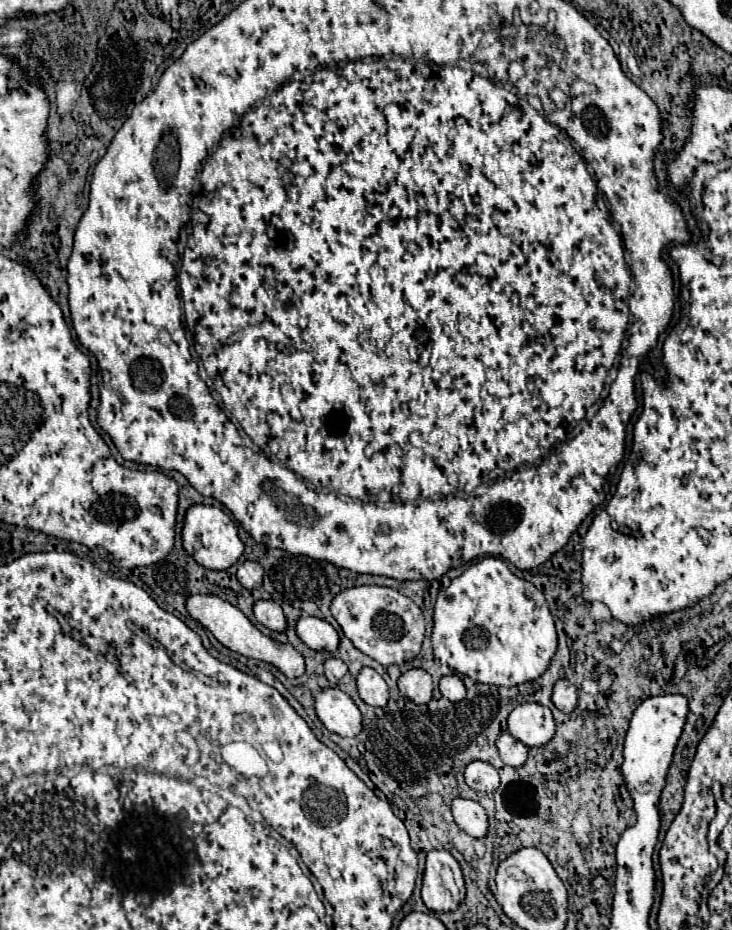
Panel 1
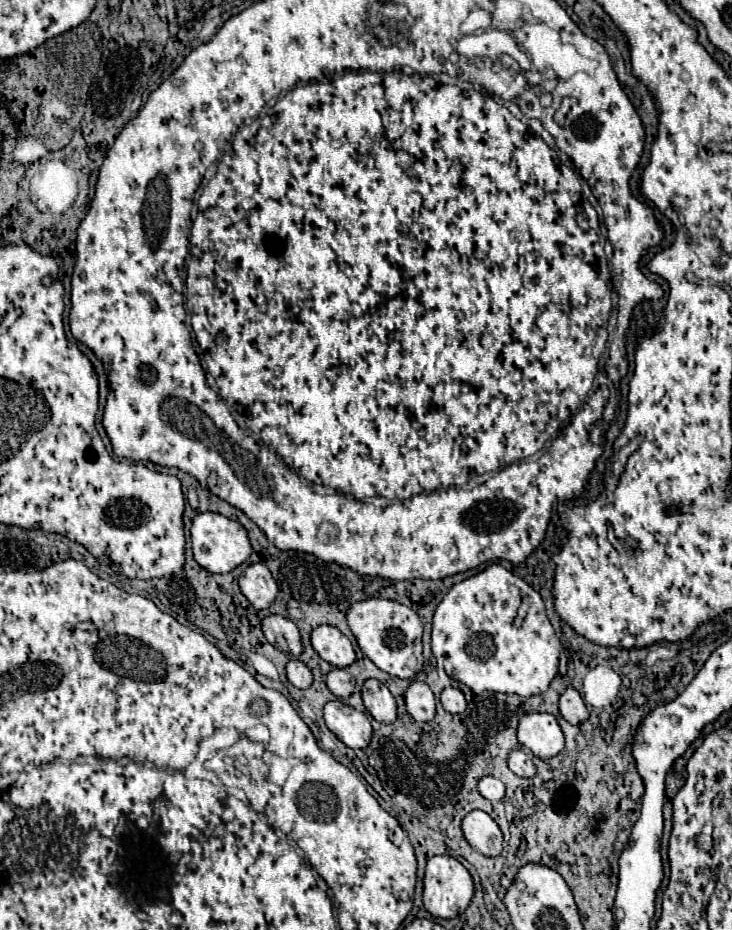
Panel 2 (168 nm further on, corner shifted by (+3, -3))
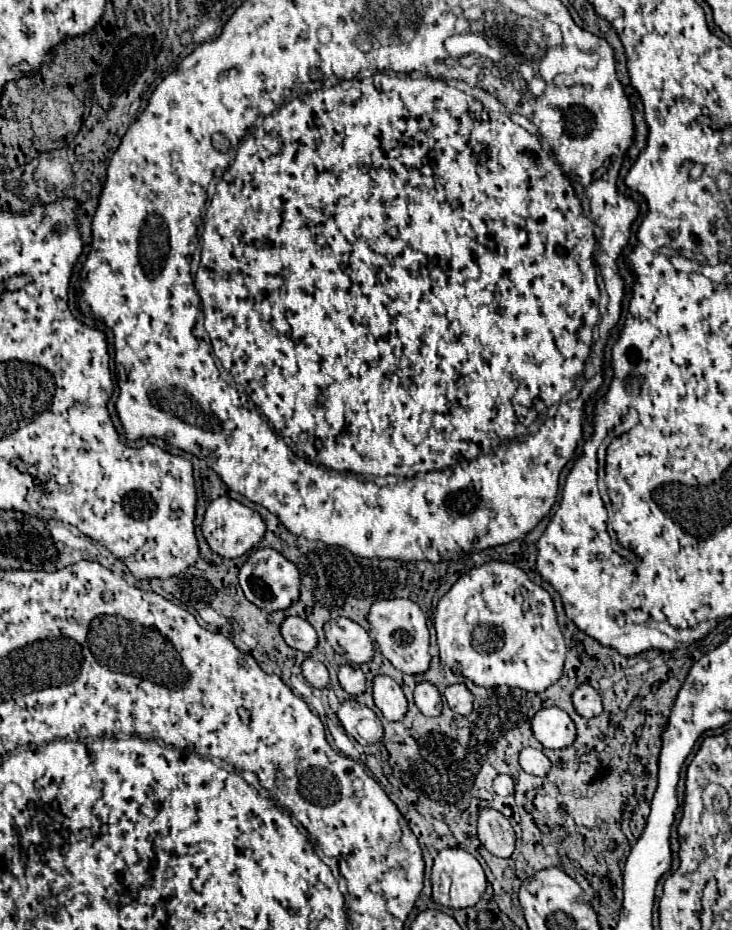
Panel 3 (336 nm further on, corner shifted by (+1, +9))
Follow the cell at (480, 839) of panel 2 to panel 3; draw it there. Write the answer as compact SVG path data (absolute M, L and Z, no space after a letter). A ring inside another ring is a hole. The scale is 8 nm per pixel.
M482 809L478 815L478 839L496 857L510 857L516 843L516 833L508 819L496 809Z

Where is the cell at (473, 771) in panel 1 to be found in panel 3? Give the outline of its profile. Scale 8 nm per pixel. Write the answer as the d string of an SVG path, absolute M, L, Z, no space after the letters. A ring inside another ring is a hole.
M498 775L494 779L494 791L498 795L512 795L514 793L514 779L510 775Z

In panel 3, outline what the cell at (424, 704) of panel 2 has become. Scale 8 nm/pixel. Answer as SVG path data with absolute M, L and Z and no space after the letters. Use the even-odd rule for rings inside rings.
M428 681L416 683L414 703L416 703L416 707L418 707L424 715L428 715L428 717L438 717L438 713L442 711L440 691L436 689L436 685L432 685L432 683L428 683Z

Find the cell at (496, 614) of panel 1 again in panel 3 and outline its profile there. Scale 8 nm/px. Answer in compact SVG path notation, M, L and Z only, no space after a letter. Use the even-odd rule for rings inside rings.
M488 561L482 567L466 571L438 601L434 627L438 633L438 649L442 663L446 663L454 673L464 675L476 685L510 685L538 693L554 685L554 681L558 681L558 677L562 675L566 643L556 621L552 597L540 585L532 583L530 577L514 563Z

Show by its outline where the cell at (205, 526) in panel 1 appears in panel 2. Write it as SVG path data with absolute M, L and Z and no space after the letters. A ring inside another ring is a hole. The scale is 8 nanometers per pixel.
M220 513L196 515L190 527L190 539L192 539L192 551L196 563L212 573L230 573L232 569L242 565L252 553L248 531L238 521L232 521Z

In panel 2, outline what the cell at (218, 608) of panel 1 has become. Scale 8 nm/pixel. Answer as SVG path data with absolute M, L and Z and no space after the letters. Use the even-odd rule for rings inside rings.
M290 659L286 665L288 681L298 689L308 689L312 685L312 671L298 659Z

